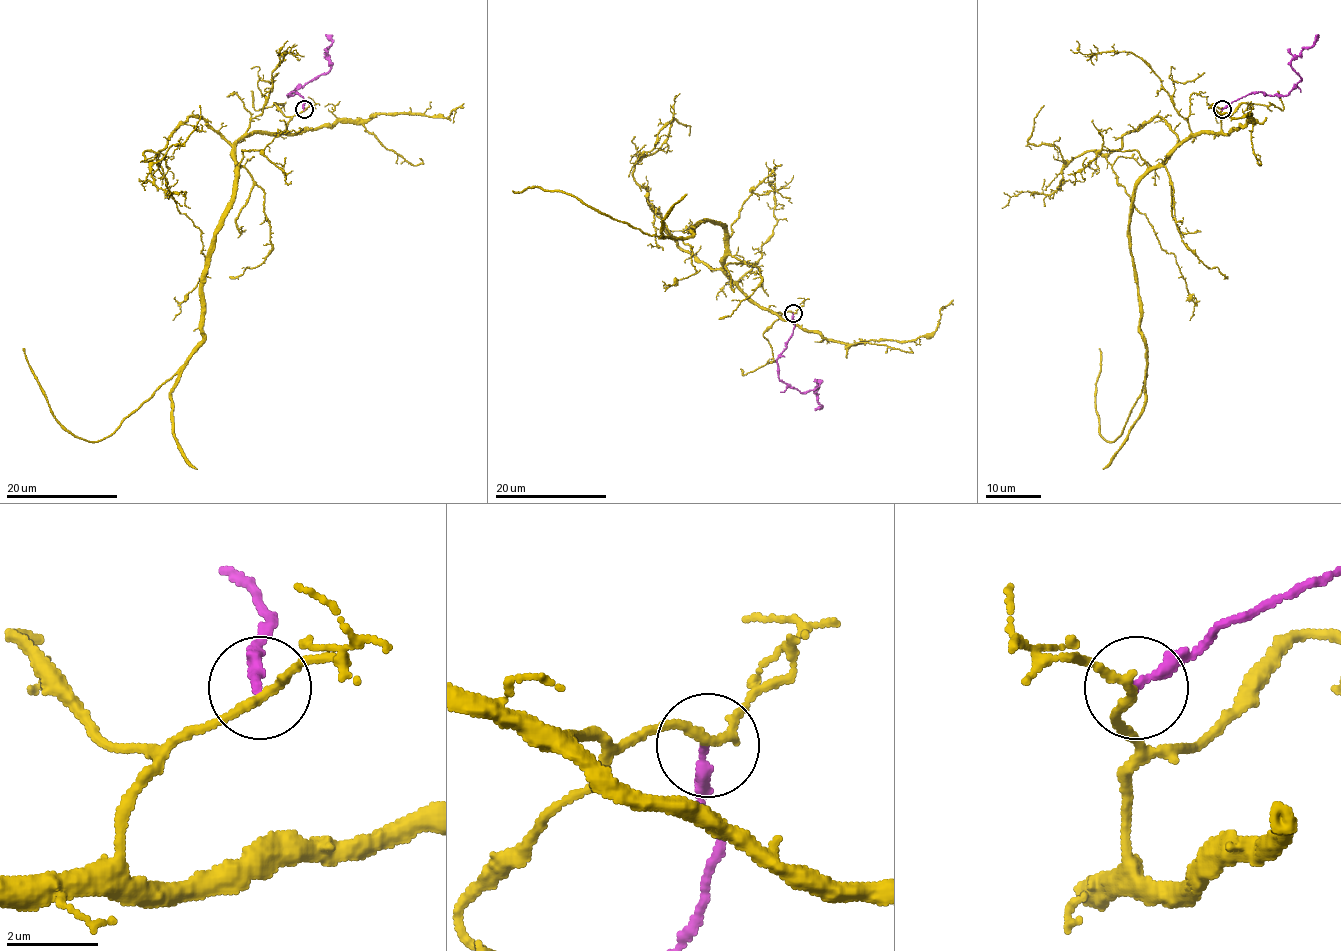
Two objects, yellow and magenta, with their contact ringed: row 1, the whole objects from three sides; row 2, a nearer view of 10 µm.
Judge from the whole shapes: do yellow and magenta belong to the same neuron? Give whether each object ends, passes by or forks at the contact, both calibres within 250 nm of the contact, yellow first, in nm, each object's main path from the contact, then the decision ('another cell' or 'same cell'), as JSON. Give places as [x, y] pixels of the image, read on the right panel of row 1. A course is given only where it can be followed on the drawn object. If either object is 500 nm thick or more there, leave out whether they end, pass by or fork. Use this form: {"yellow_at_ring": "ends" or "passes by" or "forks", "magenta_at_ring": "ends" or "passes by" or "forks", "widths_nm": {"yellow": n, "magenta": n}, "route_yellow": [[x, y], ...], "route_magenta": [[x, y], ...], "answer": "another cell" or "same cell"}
{"yellow_at_ring": "passes by", "magenta_at_ring": "ends", "widths_nm": {"yellow": 190, "magenta": 240}, "route_yellow": [[1222, 110], [1219, 132], [1191, 133], [1137, 186], [1130, 250], [1146, 378], [1113, 441], [1095, 409], [1099, 348]], "route_magenta": [[1222, 110], [1252, 93], [1286, 96], [1301, 80], [1291, 61], [1319, 34]], "answer": "another cell"}

